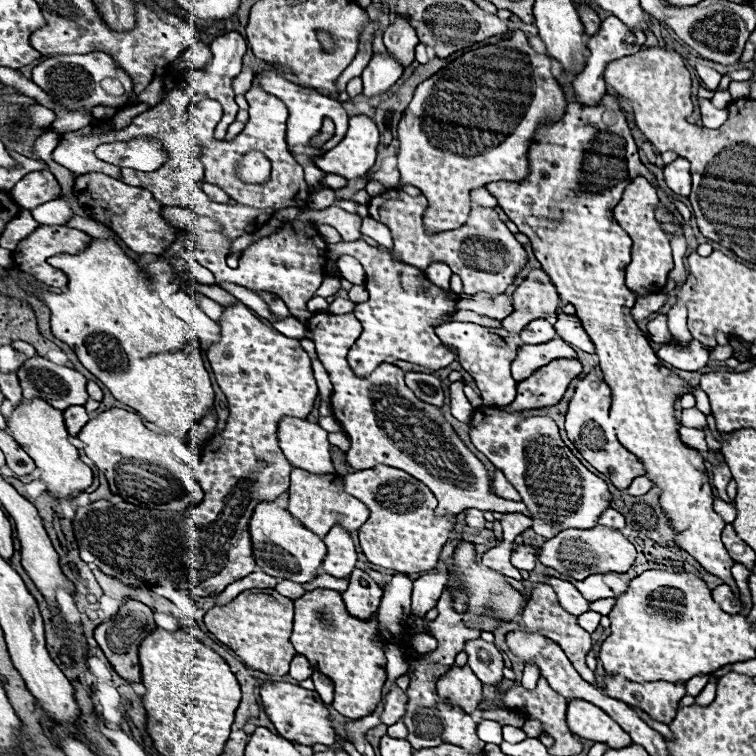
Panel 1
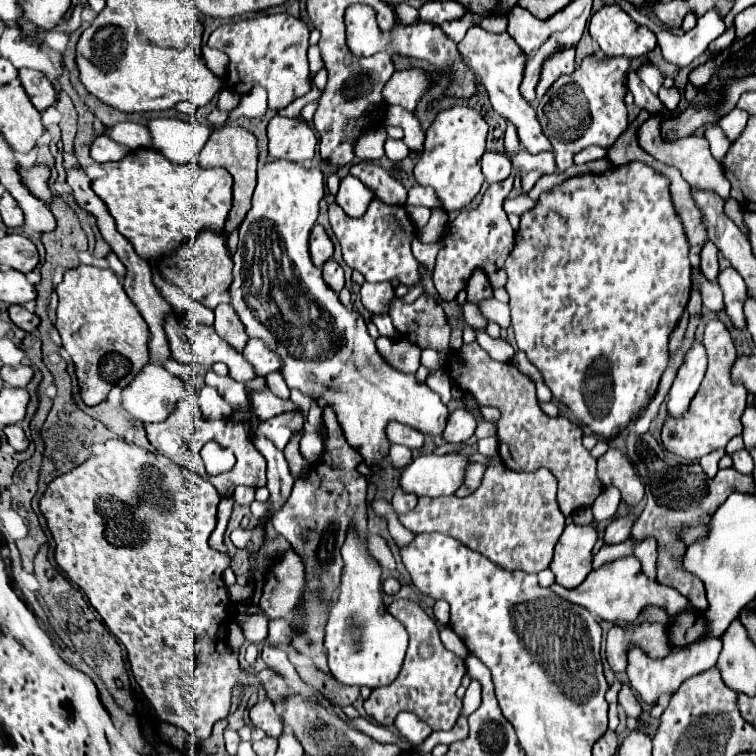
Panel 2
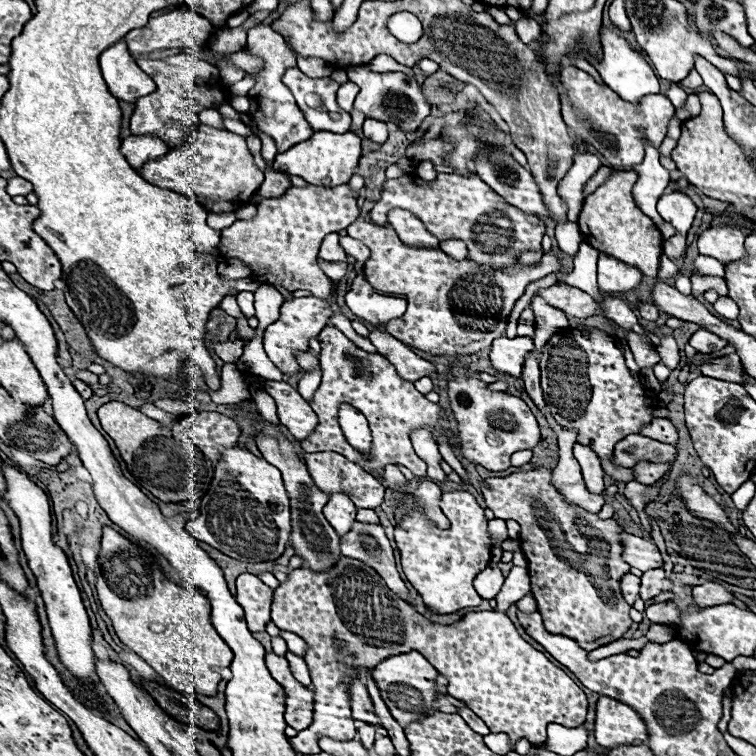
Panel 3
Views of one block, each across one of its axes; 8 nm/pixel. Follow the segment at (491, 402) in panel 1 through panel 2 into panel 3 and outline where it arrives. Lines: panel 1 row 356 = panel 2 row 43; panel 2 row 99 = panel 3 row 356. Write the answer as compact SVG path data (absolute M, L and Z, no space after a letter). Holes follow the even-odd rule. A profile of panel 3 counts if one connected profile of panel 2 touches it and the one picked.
M500 336L492 342L490 348L490 362L496 372L510 374L510 376L520 376L522 366L524 366L524 356L528 350L534 350L534 342L528 336L516 336L516 338L506 338Z

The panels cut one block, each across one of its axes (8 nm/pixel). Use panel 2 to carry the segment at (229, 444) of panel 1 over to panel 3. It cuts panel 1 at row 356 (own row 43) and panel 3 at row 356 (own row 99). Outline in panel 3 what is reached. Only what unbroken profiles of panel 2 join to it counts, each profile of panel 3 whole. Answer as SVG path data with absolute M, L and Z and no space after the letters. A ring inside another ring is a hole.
M292 298L282 304L280 318L276 322L272 322L264 334L264 348L268 350L268 358L276 364L276 368L282 374L296 374L300 370L298 360L296 360L296 352L310 350L310 346L308 346L310 338L318 338L320 330L328 322L328 316L330 316L330 310L326 308L326 302L322 302L322 300Z

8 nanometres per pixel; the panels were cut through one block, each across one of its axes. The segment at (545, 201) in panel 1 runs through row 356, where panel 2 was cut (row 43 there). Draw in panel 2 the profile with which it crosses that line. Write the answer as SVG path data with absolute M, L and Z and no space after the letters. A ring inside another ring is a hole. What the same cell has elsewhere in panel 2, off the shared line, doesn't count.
M604 6L590 20L590 36L606 56L638 58L658 44L656 34L636 24L620 6Z

